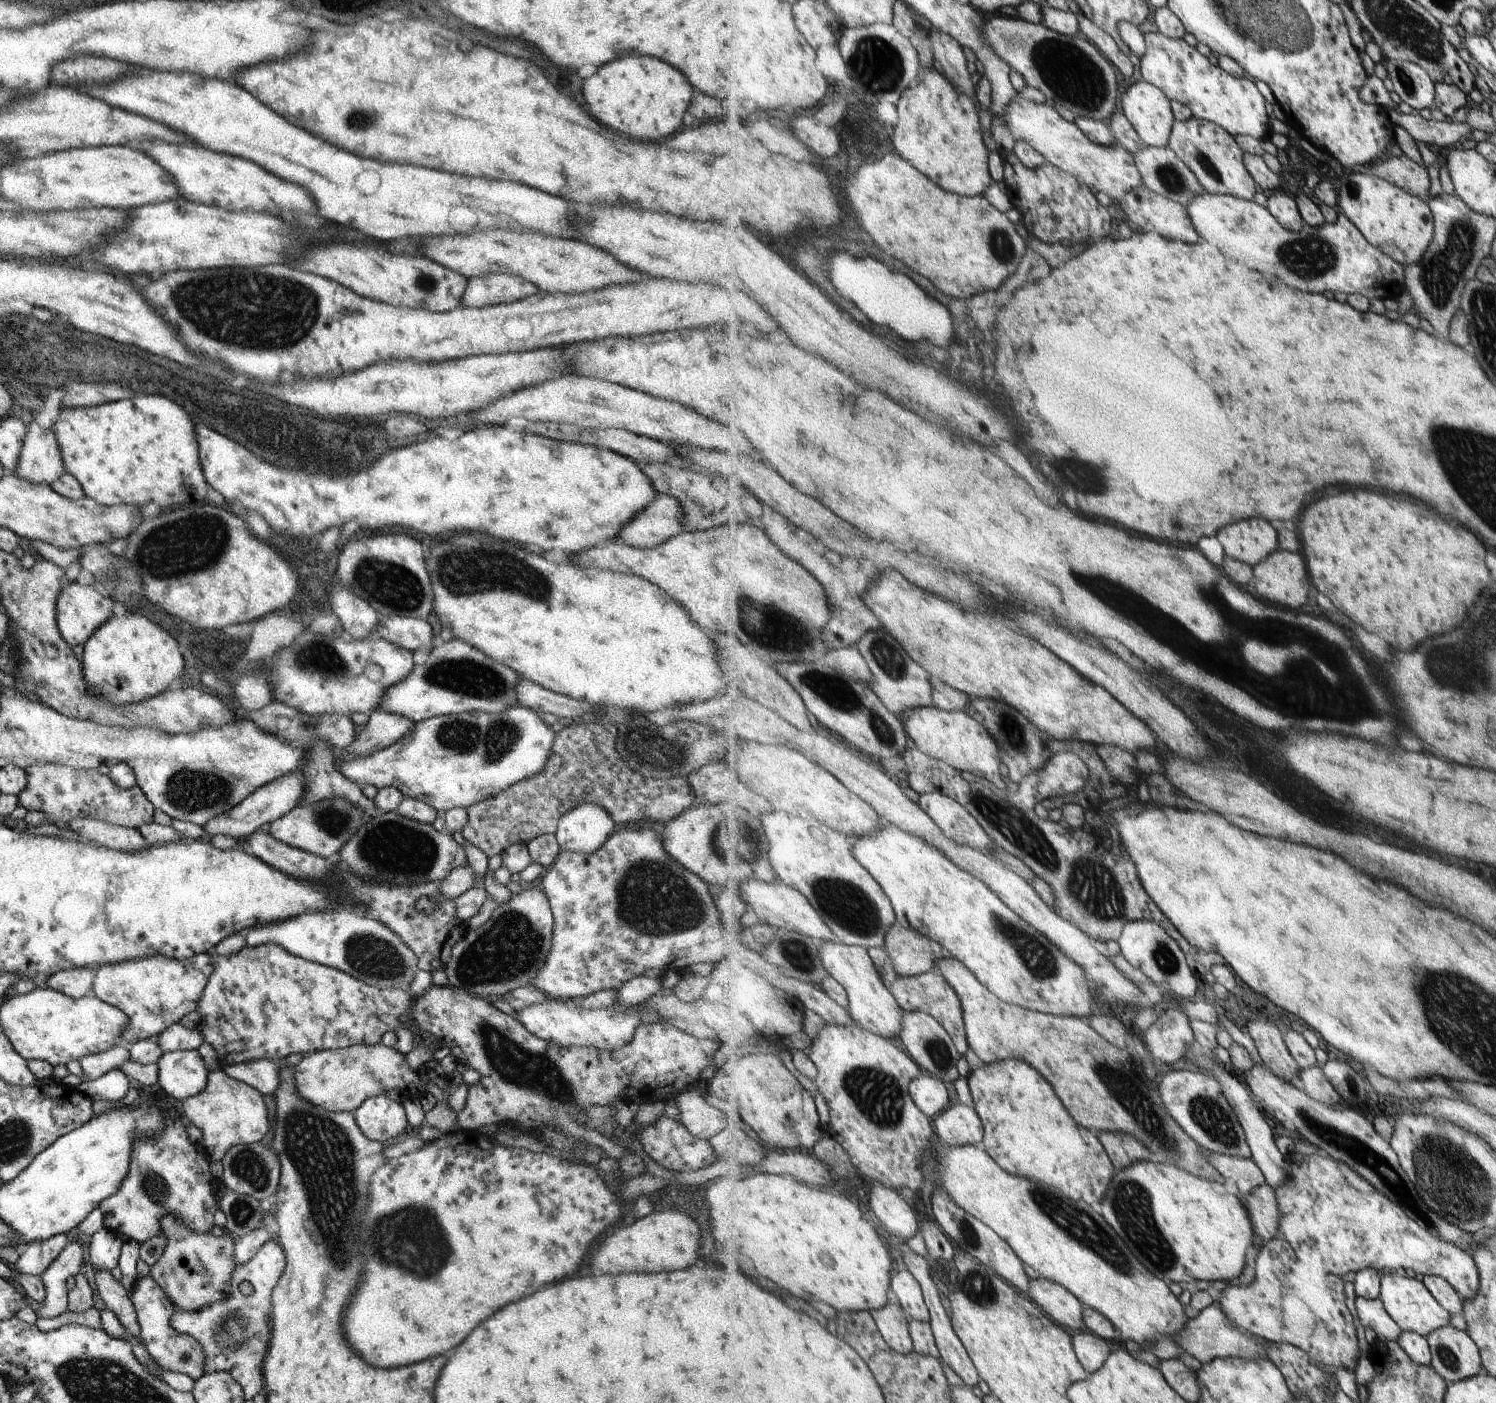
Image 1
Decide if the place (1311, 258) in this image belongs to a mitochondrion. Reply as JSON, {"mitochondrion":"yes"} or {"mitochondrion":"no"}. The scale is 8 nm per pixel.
{"mitochondrion":"yes"}

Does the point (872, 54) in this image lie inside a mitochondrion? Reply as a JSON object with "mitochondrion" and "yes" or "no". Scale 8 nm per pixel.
{"mitochondrion":"yes"}

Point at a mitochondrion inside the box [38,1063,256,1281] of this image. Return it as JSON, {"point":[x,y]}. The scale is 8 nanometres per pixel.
{"point":[149,1182]}

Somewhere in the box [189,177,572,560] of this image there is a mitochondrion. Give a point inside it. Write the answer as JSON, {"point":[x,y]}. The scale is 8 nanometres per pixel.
{"point":[426,282]}

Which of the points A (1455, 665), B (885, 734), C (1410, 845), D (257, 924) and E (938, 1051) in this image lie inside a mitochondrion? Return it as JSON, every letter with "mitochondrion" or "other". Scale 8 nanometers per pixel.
{"A":"mitochondrion","B":"mitochondrion","C":"other","D":"other","E":"mitochondrion"}

